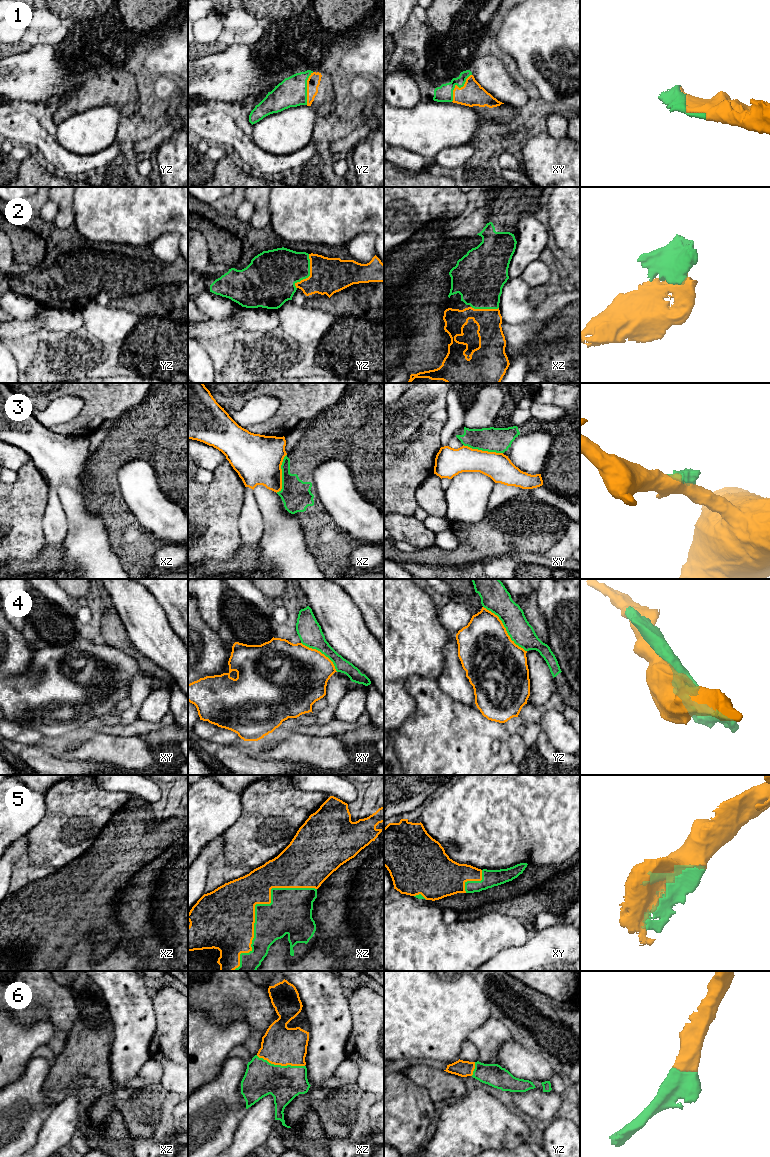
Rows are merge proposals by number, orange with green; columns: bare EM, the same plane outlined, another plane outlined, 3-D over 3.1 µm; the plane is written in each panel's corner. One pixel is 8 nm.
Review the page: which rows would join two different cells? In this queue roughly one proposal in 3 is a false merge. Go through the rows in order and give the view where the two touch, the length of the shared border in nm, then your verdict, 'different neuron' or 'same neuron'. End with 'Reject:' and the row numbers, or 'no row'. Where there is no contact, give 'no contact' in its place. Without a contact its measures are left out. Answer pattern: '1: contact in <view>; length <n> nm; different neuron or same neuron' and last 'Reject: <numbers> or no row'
1: contact in xy; length 280 nm; same neuron
2: contact in yz; length 300 nm; same neuron
3: contact in xz; length 320 nm; different neuron
4: contact in yz; length 500 nm; different neuron
5: contact in xz; length 950 nm; same neuron
6: contact in xz; length 400 nm; same neuron
Reject: 3, 4

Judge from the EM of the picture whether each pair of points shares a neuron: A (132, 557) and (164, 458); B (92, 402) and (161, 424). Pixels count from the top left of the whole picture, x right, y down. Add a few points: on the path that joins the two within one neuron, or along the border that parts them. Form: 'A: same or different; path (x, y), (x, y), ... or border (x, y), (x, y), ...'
A: same; path (115, 526), (110, 507), (110, 468), (127, 452)
B: different; border (143, 399), (127, 409), (117, 419)

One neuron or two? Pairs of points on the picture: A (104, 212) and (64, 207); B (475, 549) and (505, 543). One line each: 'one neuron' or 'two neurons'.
A: two neurons
B: one neuron

